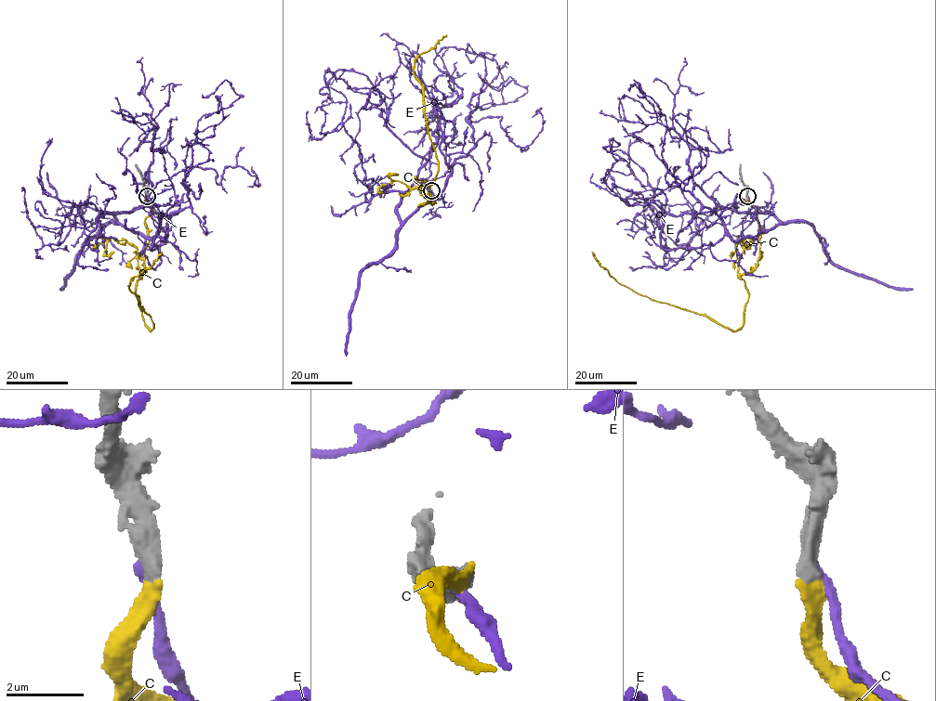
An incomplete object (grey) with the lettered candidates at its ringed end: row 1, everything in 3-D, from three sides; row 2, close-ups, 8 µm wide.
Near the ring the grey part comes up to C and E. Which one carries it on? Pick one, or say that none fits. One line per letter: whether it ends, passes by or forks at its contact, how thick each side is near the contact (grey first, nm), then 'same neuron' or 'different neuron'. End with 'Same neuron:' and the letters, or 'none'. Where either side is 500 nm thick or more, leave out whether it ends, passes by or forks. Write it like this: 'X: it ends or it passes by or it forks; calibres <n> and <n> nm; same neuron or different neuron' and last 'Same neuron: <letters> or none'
C: it ends; calibres 480 and 420 nm; same neuron
E: calibres 500 and 260 nm; different neuron
Same neuron: C

